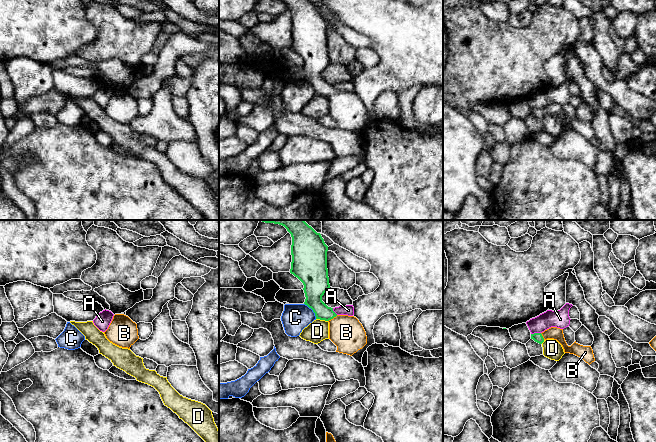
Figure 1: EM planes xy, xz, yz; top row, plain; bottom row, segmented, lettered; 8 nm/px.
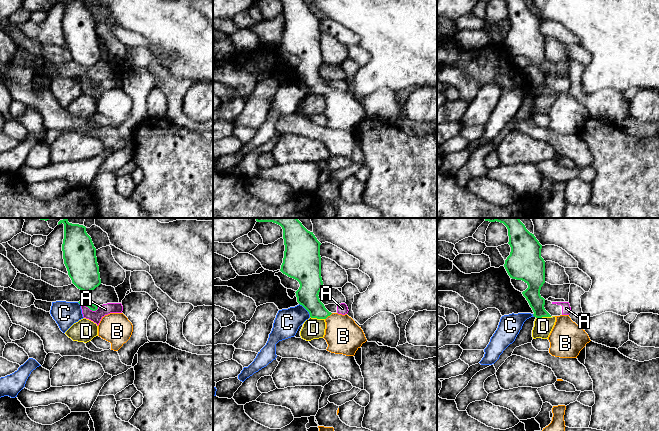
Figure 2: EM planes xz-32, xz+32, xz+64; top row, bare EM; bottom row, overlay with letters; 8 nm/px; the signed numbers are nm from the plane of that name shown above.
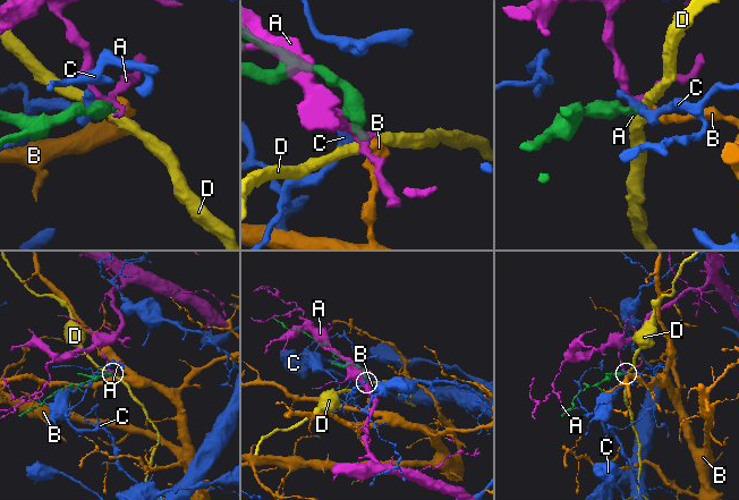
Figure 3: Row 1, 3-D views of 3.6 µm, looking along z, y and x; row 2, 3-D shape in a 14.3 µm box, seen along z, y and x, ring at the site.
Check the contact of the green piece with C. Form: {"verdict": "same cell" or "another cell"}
{"verdict": "another cell"}

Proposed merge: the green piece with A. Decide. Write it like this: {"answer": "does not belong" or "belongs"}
{"answer": "does not belong"}

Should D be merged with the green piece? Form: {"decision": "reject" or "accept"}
{"decision": "reject"}

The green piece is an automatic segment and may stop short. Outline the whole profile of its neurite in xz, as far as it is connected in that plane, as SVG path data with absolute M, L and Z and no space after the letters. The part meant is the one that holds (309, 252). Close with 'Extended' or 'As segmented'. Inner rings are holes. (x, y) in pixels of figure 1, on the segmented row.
M261 220L265 223L274 223L284 226L291 234L291 269L290 273L297 277L304 285L305 302L315 313L316 319L329 322L329 339L337 346L336 352L352 356L358 350L367 344L366 332L354 316L337 315L333 308L328 307L323 301L322 296L330 288L328 269L327 269L327 251L328 246L320 233L317 233L304 220Z. Extended

